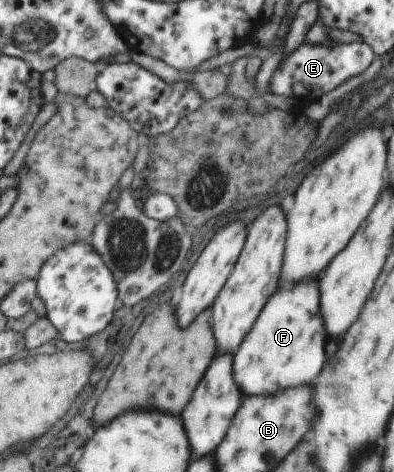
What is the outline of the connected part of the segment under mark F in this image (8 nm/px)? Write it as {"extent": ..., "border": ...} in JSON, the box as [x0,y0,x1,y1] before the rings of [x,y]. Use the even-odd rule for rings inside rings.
{"extent":[232,279,326,395],"border":[[[318,279],[281,285],[280,289],[267,300],[268,307],[264,307],[264,311],[259,311],[260,319],[255,319],[256,327],[252,327],[252,331],[248,332],[244,347],[240,347],[240,351],[232,354],[236,355],[236,383],[244,387],[246,395],[272,395],[286,387],[308,385],[312,383],[312,379],[320,373],[324,365],[326,333],[322,329],[324,325],[318,313],[318,307],[320,307]]]}

